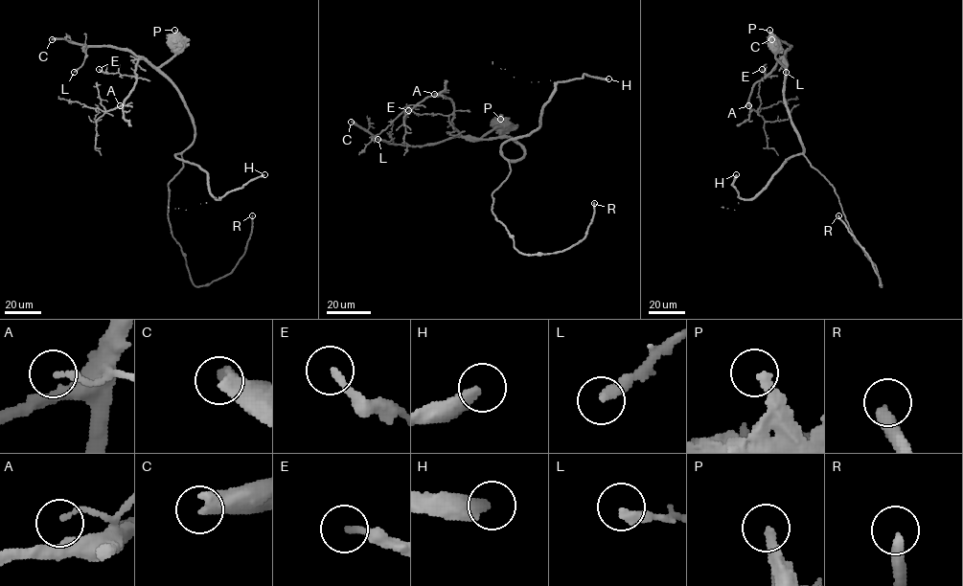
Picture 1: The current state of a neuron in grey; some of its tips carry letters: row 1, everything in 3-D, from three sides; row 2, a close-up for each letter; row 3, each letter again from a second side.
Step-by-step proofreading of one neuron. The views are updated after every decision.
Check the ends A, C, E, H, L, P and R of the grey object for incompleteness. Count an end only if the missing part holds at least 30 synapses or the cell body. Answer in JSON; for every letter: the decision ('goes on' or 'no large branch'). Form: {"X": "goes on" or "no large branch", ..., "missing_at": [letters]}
{"A": "no large branch", "C": "goes on", "E": "no large branch", "H": "goes on", "L": "no large branch", "P": "no large branch", "R": "goes on", "missing_at": ["C", "H", "R"]}

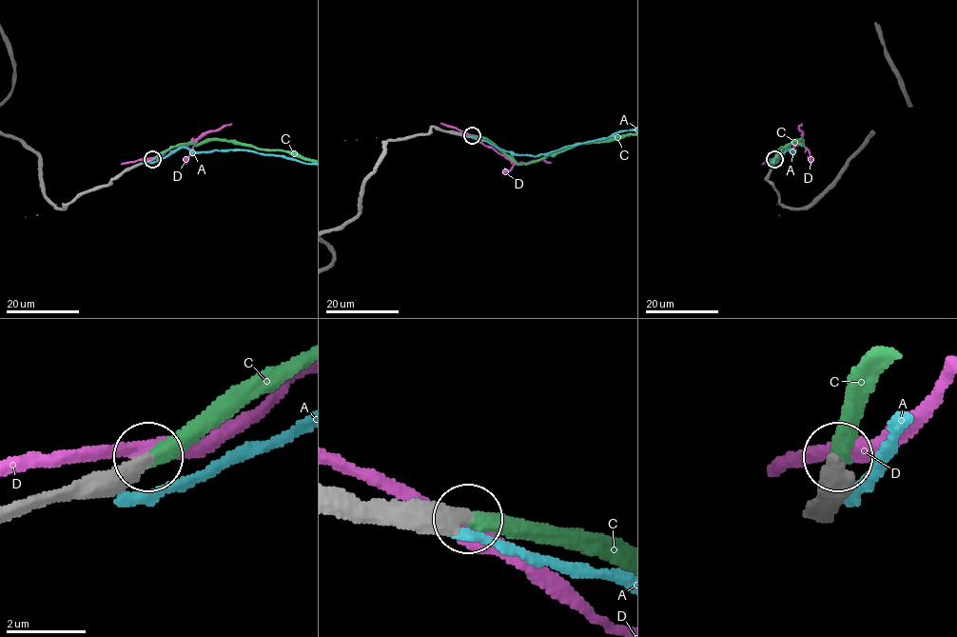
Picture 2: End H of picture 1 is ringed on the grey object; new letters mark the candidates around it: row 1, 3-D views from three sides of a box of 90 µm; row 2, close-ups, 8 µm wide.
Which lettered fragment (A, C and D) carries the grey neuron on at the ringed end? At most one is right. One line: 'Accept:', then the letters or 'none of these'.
Accept: C

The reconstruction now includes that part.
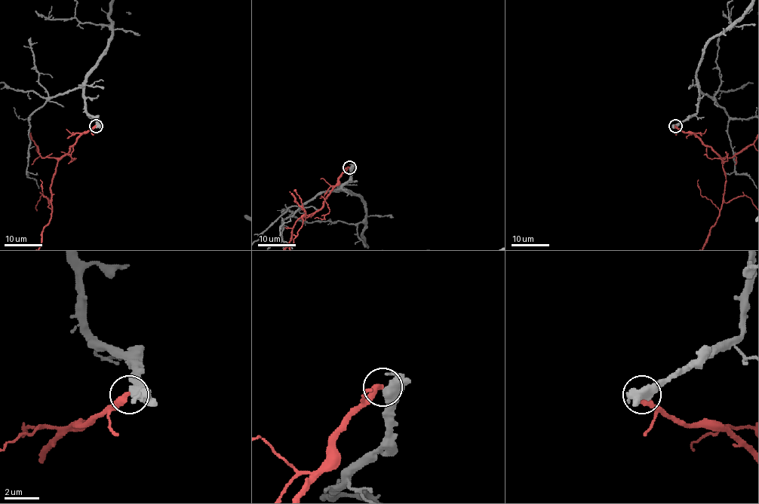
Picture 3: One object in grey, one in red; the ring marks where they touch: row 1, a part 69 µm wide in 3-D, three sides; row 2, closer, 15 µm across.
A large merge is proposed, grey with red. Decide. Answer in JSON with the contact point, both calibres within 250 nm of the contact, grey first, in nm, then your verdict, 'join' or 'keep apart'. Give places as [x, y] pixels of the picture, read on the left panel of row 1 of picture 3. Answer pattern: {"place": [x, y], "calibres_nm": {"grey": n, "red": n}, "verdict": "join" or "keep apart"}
{"place": [96, 126], "calibres_nm": {"grey": 380, "red": 400}, "verdict": "keep apart"}

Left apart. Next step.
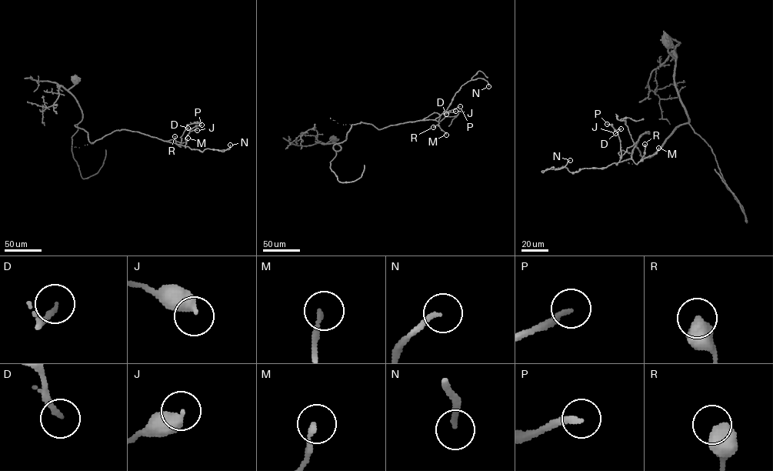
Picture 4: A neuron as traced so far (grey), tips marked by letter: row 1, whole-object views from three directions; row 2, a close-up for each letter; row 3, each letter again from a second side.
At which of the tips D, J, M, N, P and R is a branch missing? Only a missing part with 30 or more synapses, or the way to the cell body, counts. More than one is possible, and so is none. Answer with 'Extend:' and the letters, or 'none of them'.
Extend: D, N, P

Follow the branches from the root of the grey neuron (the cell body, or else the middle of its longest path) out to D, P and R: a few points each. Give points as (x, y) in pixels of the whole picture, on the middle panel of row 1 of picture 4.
D: (360, 123), (371, 124), (380, 129), (406, 122), (434, 119), (448, 111), (446, 114)
P: (360, 123), (371, 124), (380, 129), (406, 122), (434, 119), (460, 106)
R: (360, 123), (371, 124), (380, 129), (418, 120), (434, 119), (439, 122), (433, 127)

